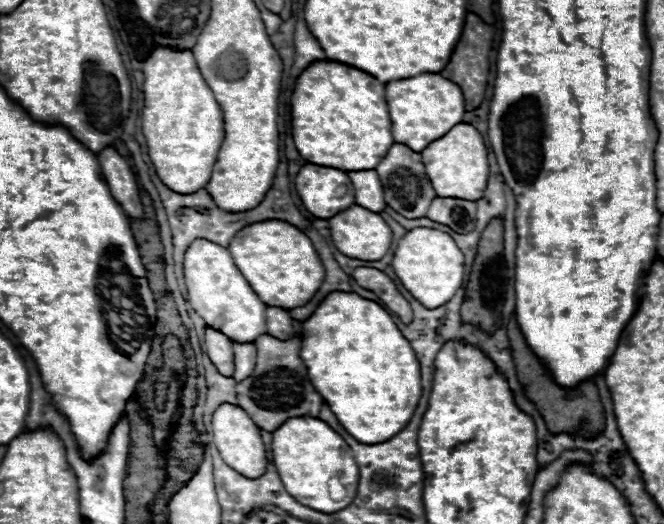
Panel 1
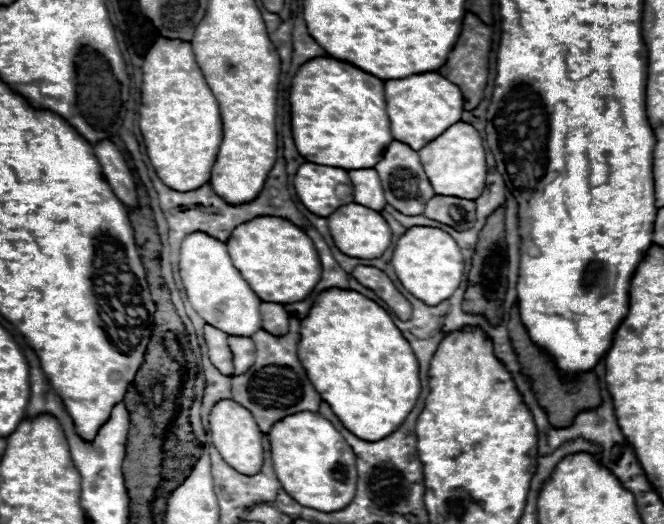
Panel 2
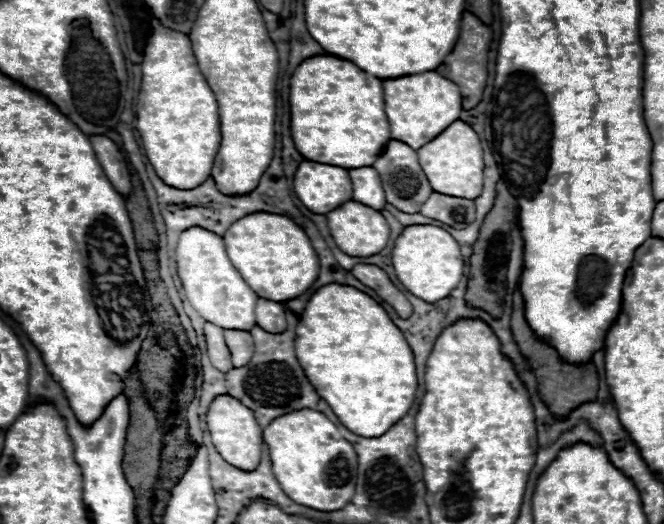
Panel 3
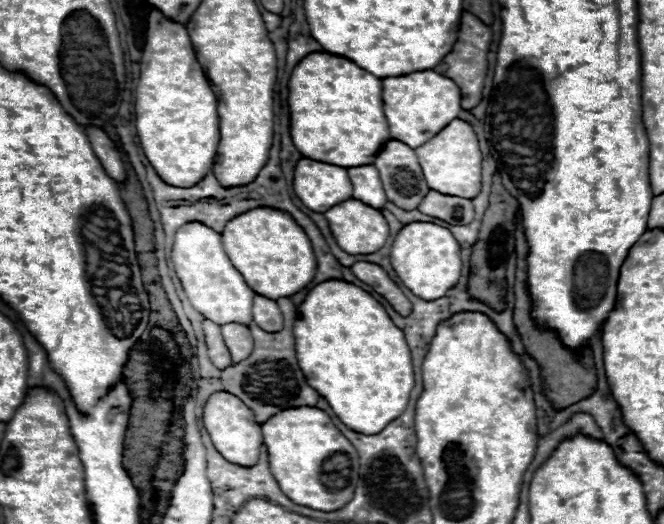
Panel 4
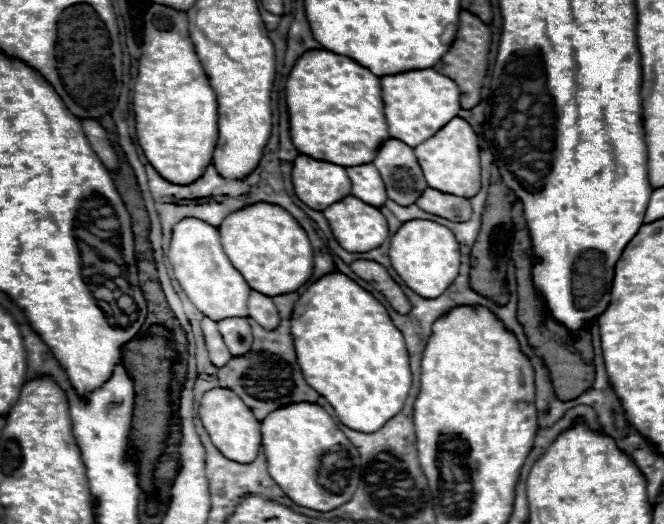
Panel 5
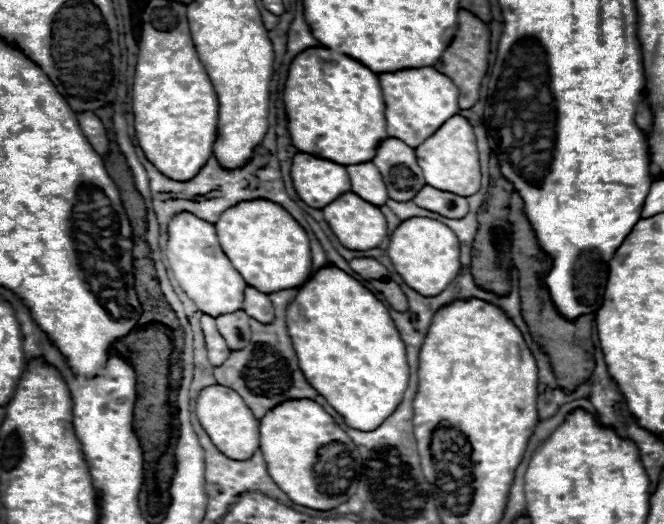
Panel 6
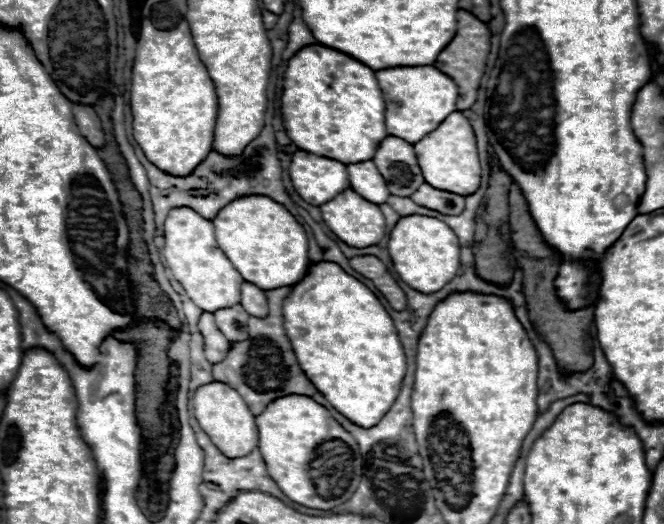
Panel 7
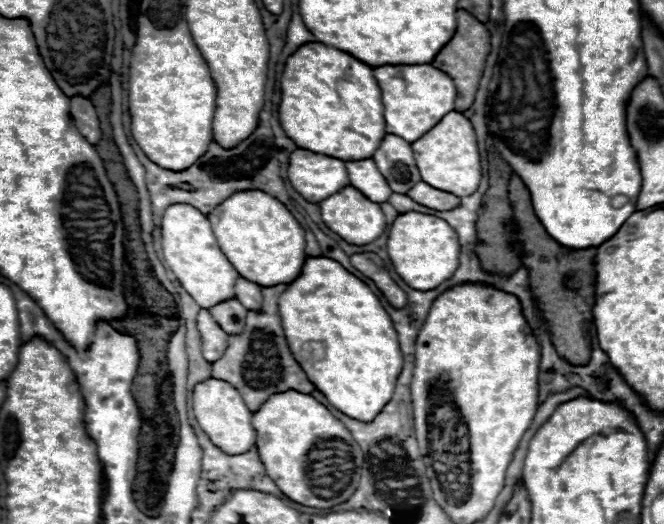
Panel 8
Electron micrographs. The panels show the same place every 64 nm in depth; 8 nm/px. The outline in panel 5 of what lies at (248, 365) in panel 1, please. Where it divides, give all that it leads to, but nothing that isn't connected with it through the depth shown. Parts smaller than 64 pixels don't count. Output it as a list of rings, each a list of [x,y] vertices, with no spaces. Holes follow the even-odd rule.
[[[224,318],[218,320],[218,330],[224,338],[224,342],[228,344],[228,350],[234,356],[240,356],[242,352],[248,352],[250,344],[252,344],[252,330],[248,324],[248,318]]]

